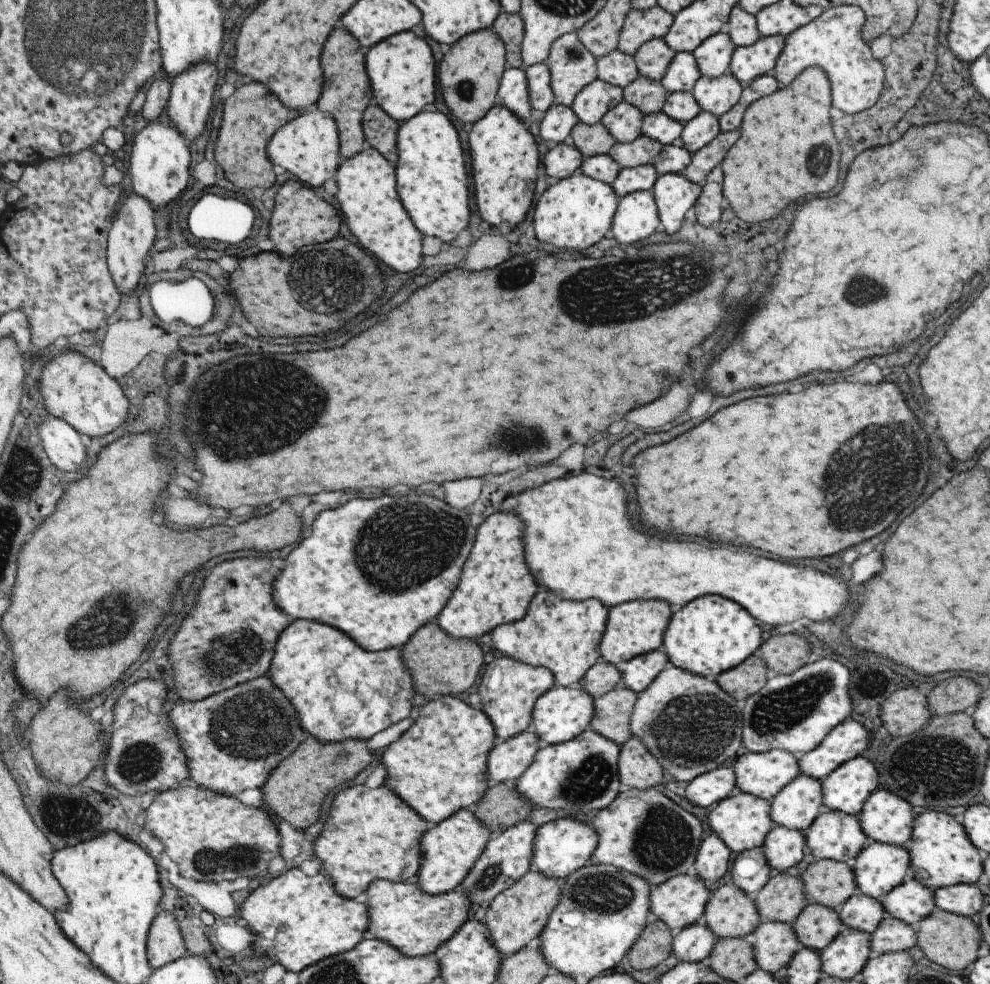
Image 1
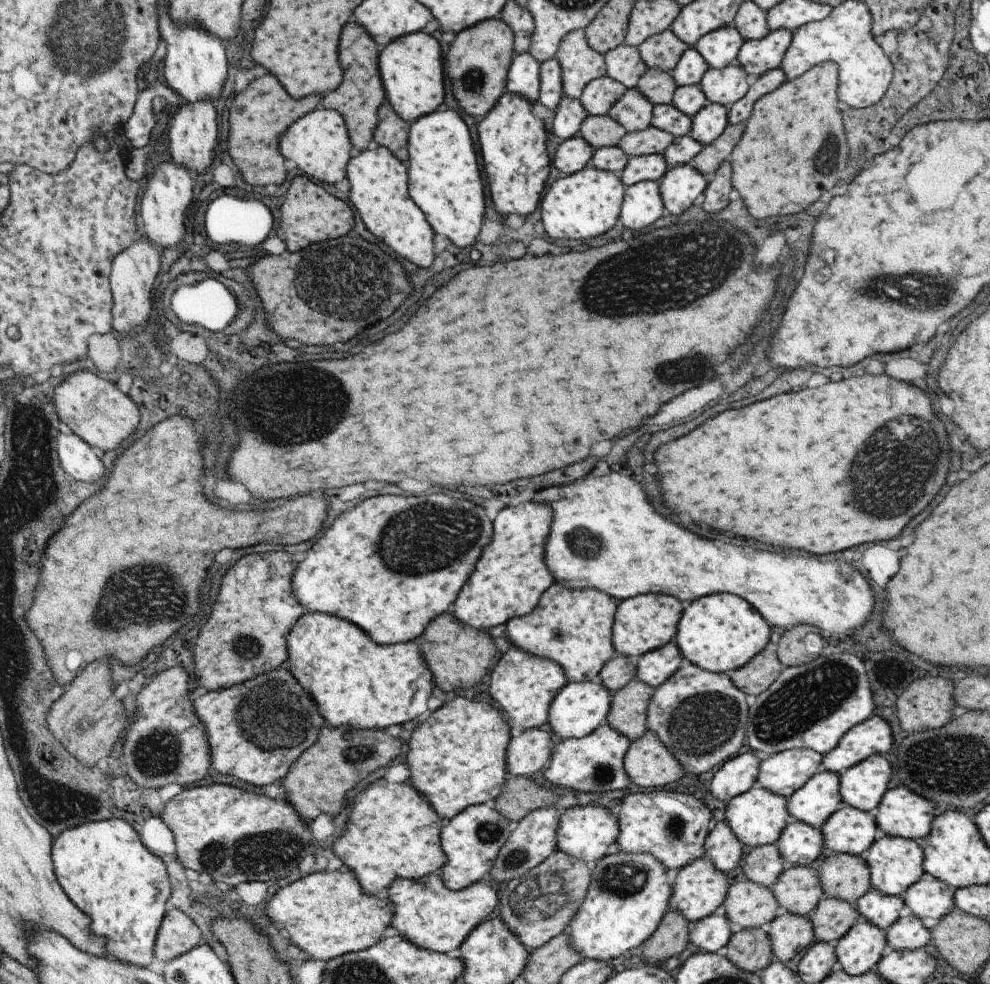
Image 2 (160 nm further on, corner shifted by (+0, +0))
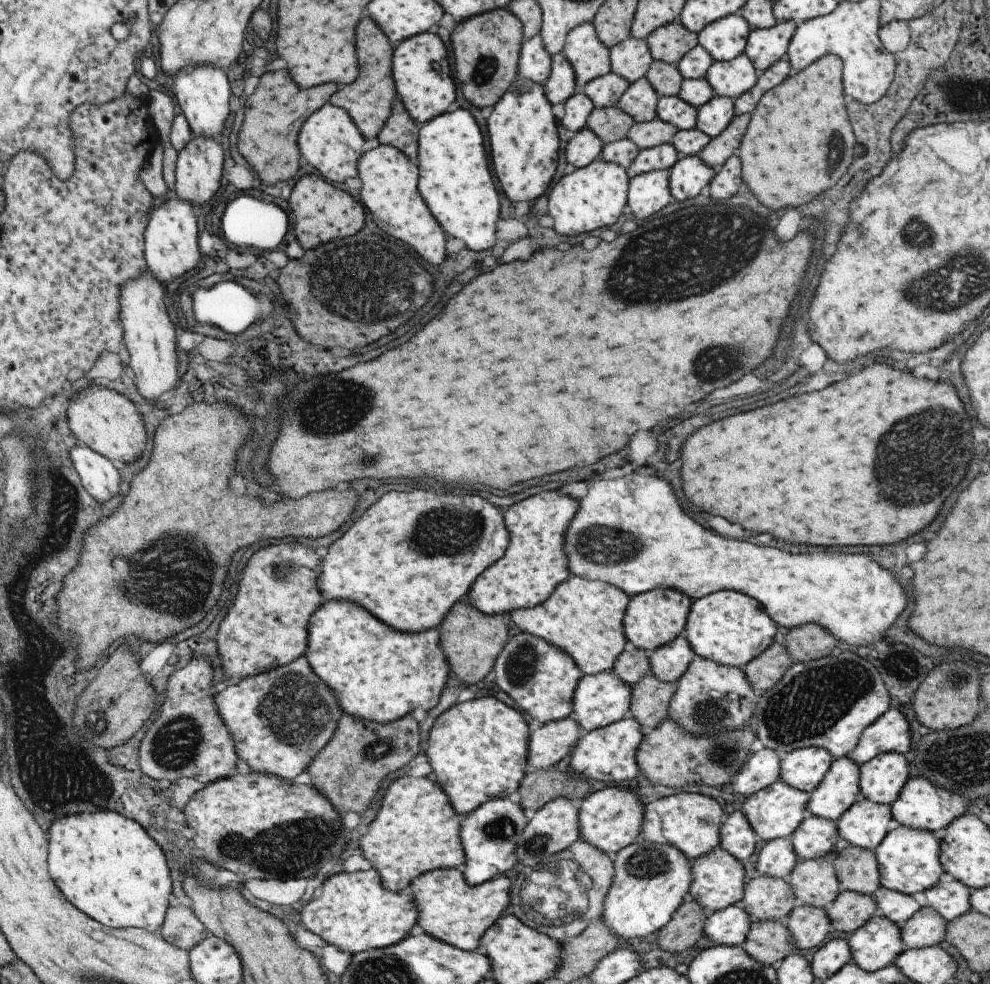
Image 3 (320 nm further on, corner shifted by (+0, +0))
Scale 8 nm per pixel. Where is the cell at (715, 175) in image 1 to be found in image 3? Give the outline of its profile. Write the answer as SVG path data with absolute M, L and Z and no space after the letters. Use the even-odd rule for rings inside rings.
M731 155L717 168L708 184L708 194L711 199L725 200L739 190L739 157Z

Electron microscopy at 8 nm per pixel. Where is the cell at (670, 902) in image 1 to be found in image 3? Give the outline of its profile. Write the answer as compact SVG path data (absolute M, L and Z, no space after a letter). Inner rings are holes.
M721 847L715 848L706 855L691 861L687 898L693 899L707 914L724 909L729 905L738 904L742 900L742 892L745 886L743 874L745 871L743 871L740 860L729 855Z

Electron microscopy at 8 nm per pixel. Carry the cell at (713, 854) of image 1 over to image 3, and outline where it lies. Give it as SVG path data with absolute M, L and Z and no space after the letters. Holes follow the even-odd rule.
M741 810L725 816L718 835L718 847L723 848L741 862L755 852L755 844L759 841Z

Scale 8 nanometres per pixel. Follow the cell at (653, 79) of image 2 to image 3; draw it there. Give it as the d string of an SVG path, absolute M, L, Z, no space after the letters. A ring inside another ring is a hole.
M652 59L644 77L659 97L677 95L683 79L676 65L655 59Z

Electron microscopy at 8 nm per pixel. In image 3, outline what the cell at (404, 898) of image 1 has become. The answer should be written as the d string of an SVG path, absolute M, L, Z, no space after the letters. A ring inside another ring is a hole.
M461 868L435 869L419 875L405 888L418 906L416 924L432 939L454 946L462 951L474 951L480 936L508 907L508 892L511 880L505 876L471 886L465 882Z

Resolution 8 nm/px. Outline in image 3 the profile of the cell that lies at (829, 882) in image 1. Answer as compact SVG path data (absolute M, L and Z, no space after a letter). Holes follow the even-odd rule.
M848 845L832 856L841 890L872 895L880 886L877 861L872 850Z

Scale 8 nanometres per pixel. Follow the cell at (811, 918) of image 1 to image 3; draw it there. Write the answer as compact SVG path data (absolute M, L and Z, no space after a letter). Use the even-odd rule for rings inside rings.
M841 890L835 900L824 907L830 920L831 930L837 932L853 932L864 922L867 922L873 915L878 914L878 906L871 895L864 895L858 892Z

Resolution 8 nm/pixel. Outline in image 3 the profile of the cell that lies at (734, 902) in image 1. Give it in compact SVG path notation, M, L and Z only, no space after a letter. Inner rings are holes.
M769 875L747 882L739 902L751 921L783 921L797 903L787 880Z

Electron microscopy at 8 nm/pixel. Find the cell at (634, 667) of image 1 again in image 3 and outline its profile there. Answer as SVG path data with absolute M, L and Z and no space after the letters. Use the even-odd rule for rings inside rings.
M683 634L649 652L650 674L663 682L677 682L695 658Z

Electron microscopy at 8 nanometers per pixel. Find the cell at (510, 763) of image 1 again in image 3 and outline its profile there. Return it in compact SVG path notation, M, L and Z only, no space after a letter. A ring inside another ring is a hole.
M571 716L549 721L528 736L527 770L548 769L569 754L582 732Z

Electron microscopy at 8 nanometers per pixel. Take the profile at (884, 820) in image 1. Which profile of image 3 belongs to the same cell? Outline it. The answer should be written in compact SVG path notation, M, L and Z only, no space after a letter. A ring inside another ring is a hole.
M920 776L909 777L898 792L898 798L889 806L897 824L939 834L953 819L970 814L974 809L973 801L967 801L960 794L931 784Z

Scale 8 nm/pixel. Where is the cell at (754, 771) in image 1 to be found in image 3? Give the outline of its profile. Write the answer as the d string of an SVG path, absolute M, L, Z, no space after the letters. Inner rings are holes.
M797 748L781 756L778 778L789 786L810 793L821 782L832 760L825 749Z

